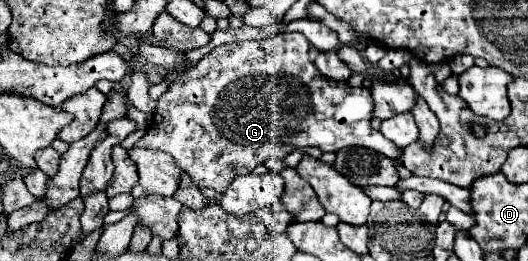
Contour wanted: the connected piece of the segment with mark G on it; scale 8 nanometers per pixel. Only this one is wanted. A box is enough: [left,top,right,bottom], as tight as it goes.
[134,33,400,193]

